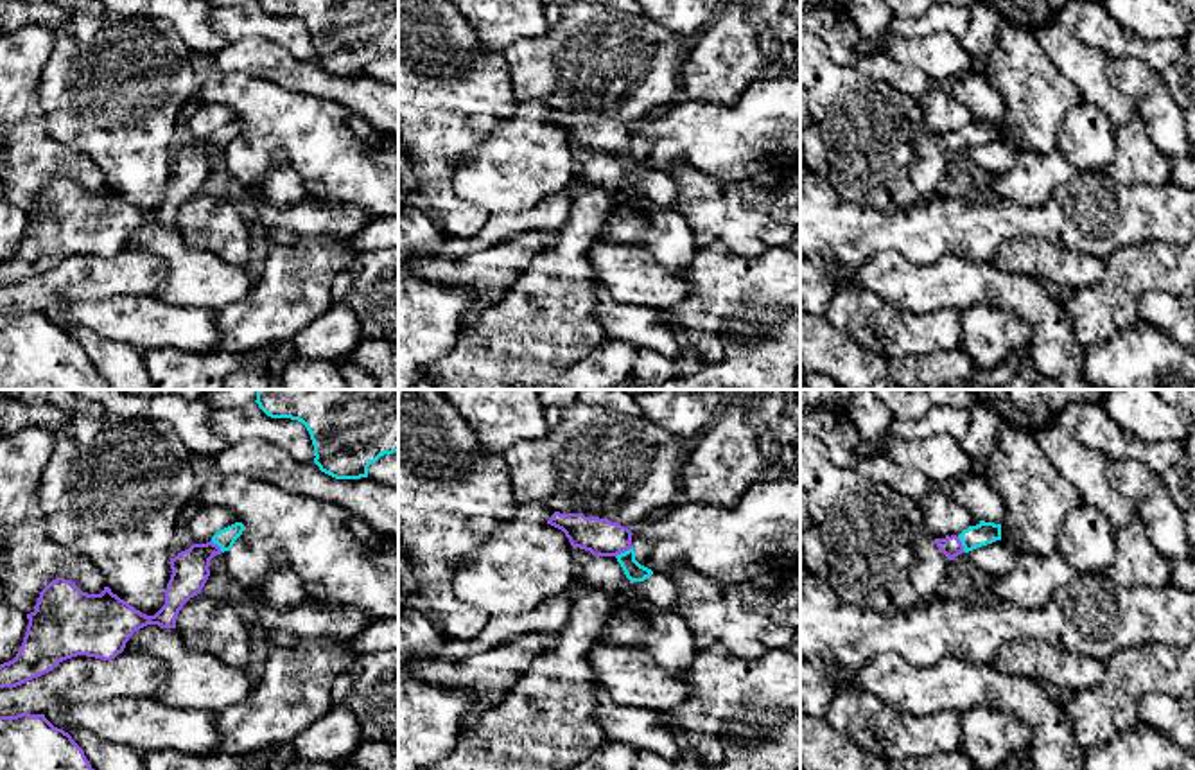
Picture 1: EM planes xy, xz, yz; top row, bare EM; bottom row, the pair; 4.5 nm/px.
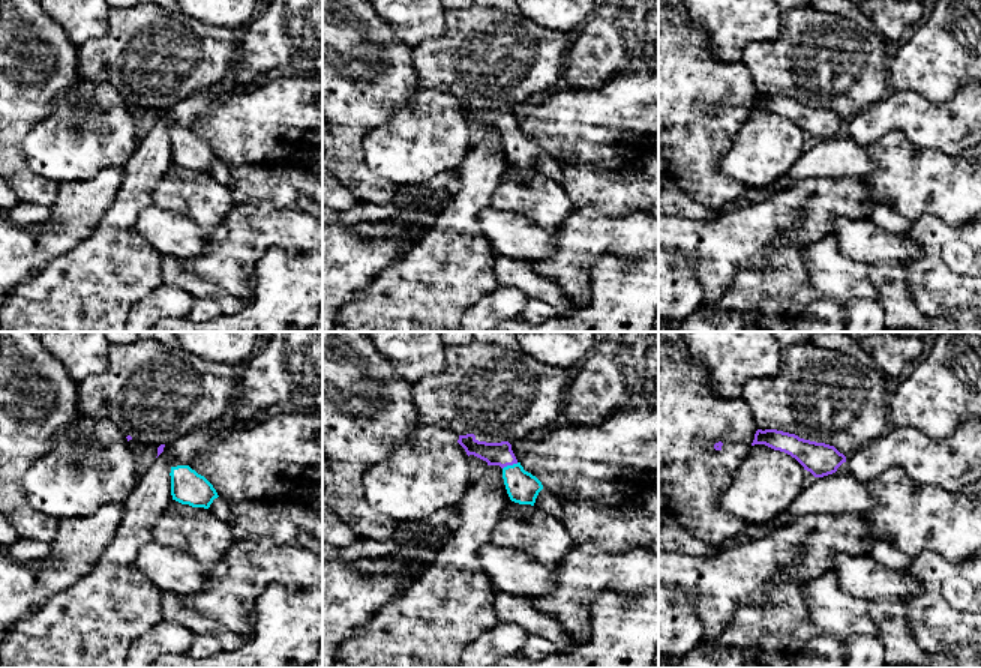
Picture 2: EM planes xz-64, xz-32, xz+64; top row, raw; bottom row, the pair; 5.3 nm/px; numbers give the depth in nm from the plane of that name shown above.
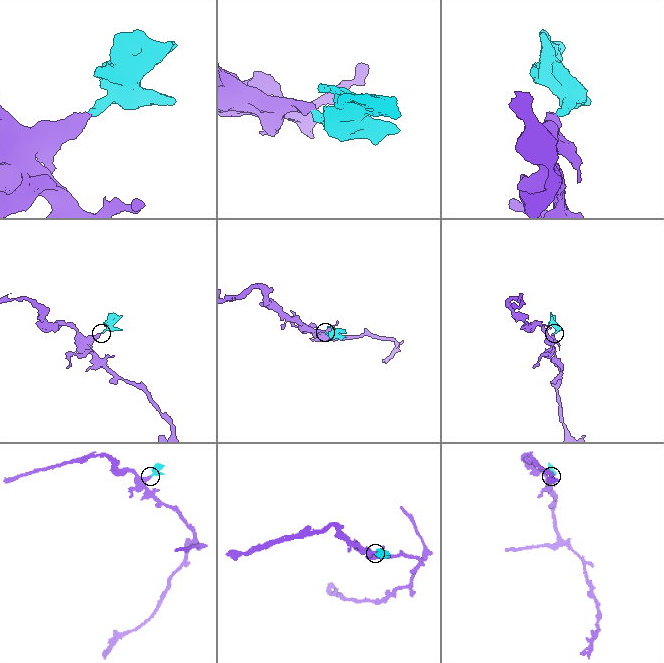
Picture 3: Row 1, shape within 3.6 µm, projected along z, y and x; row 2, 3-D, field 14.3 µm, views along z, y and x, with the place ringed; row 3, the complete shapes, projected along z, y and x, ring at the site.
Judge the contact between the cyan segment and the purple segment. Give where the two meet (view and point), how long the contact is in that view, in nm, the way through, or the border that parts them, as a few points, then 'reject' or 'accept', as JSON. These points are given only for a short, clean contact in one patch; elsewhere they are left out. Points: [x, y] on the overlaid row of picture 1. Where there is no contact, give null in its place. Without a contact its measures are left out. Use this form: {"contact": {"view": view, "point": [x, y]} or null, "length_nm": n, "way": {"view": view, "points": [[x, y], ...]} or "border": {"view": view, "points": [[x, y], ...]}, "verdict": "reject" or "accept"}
{"contact": {"view": "xz", "point": [625, 551]}, "length_nm": 90, "way": {"view": "xz", "points": [[634, 571], [625, 551], [612, 539], [601, 537]]}, "verdict": "accept"}

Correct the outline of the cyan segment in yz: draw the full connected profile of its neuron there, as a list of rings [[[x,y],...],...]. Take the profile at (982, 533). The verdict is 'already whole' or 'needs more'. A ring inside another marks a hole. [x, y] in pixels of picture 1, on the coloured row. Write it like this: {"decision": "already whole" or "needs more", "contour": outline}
{"decision": "needs more", "contour": [[[980,521],[958,537],[935,538],[935,544],[949,560],[955,560],[960,553],[969,553],[996,540],[1001,540],[1001,524]]]}

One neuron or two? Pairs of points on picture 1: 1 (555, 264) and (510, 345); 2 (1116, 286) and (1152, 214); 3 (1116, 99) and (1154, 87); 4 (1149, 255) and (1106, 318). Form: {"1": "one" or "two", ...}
{"1": "one", "2": "two", "3": "two", "4": "one"}

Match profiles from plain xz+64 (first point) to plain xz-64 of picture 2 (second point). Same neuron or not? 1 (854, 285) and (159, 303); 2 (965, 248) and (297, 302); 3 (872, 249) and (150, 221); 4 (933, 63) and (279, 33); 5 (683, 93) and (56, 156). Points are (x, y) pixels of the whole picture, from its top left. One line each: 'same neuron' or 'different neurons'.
1: different neurons
2: different neurons
3: same neuron
4: same neuron
5: different neurons

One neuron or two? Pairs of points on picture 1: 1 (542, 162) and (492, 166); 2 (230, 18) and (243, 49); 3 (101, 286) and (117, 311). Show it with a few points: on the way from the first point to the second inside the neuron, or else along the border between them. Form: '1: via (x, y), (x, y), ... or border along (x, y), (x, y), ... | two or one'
1: via (530, 162), (505, 166) | one
2: border along (230, 40), (266, 36), (280, 47) | two
3: border along (149, 293), (122, 293), (67, 304) | two

